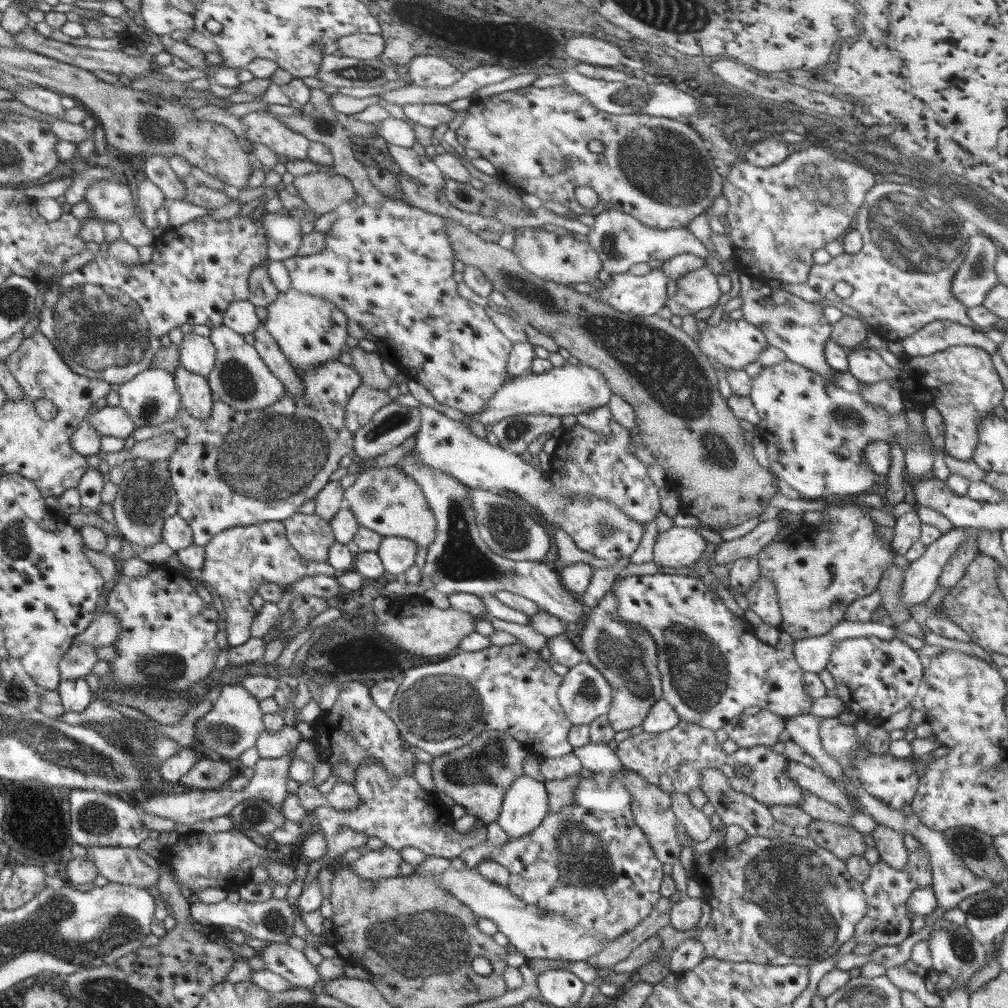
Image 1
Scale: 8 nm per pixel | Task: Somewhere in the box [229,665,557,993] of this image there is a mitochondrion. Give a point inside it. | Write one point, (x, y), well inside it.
(428, 943)

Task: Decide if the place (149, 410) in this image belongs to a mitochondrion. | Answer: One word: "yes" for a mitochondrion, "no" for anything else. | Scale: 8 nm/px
yes

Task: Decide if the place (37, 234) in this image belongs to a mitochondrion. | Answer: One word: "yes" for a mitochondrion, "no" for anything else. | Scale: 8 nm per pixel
no

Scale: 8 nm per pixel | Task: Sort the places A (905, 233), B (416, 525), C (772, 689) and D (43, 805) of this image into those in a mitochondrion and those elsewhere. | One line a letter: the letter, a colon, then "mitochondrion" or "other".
A: mitochondrion
B: other
C: other
D: other

